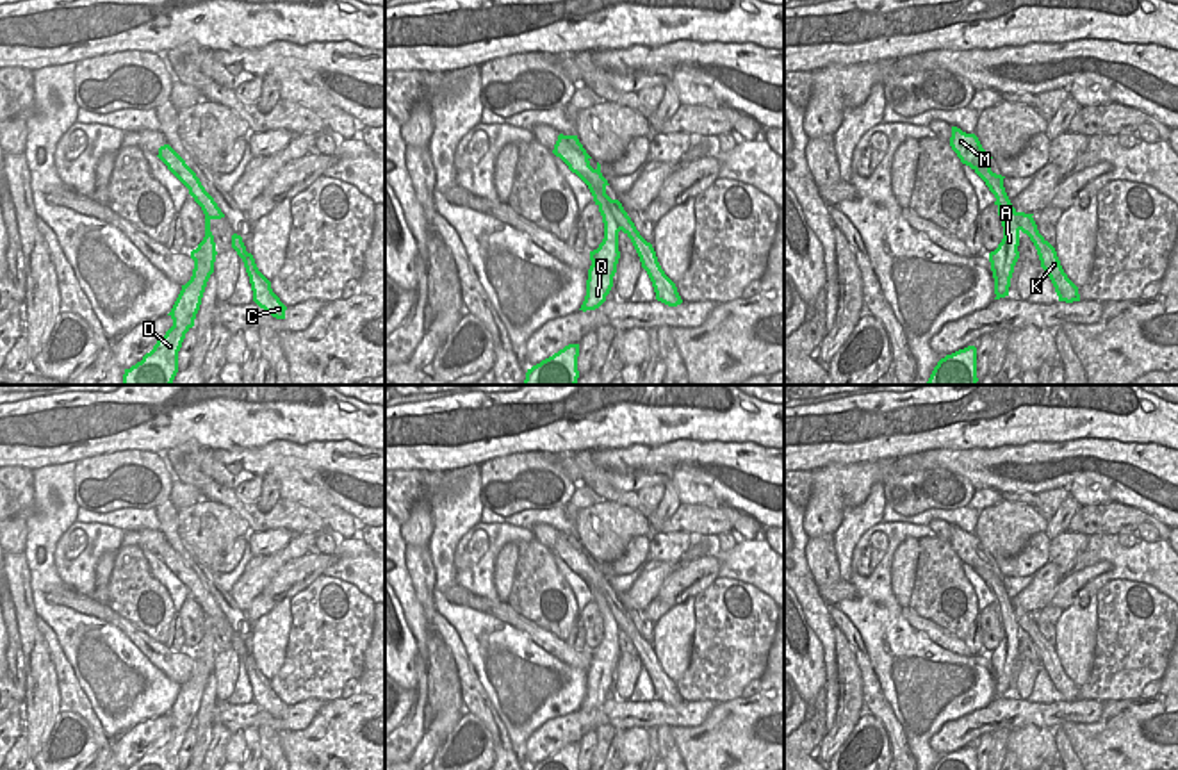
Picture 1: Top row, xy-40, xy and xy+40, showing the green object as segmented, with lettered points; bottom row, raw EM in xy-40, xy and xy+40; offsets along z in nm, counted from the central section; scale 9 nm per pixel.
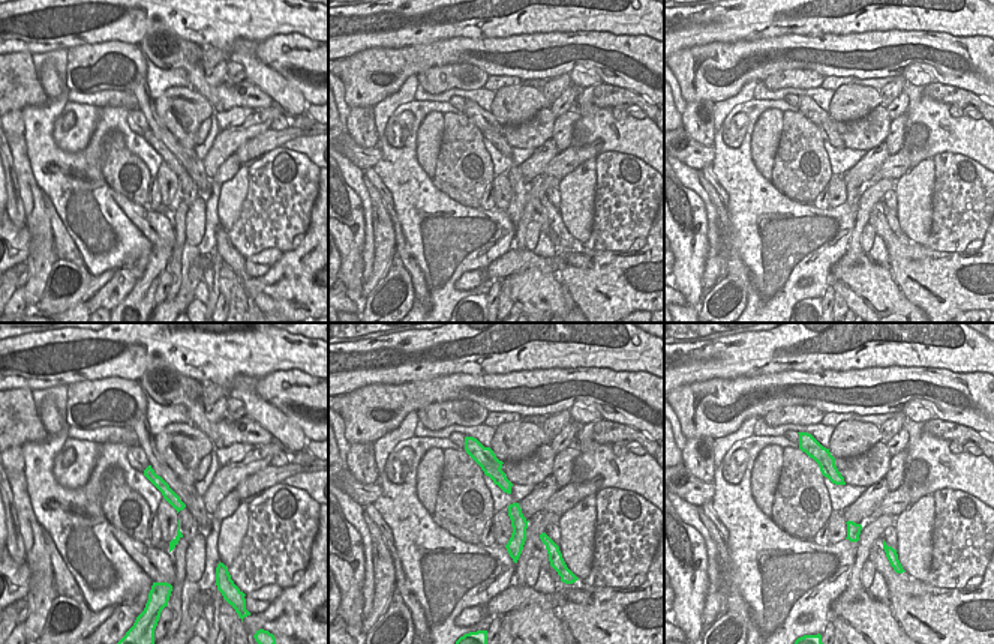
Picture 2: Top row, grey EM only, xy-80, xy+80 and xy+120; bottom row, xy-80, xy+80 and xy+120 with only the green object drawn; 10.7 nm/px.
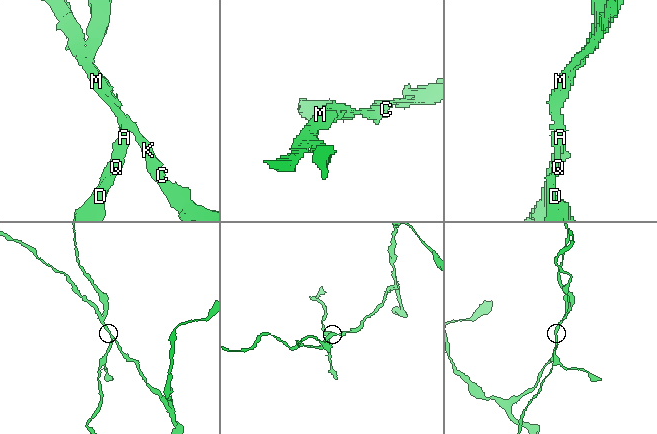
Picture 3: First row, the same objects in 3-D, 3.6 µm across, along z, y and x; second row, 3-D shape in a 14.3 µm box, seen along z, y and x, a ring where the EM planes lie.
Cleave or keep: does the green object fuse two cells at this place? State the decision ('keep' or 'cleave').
cleave

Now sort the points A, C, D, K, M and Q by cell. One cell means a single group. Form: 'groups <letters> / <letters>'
groups A D Q / C K M

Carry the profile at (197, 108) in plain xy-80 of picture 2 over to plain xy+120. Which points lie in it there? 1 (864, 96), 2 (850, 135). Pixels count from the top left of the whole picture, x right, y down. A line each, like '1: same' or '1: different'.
1: same
2: different

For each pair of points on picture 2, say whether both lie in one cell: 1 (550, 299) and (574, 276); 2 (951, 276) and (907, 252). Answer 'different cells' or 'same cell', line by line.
1: different cells
2: same cell

